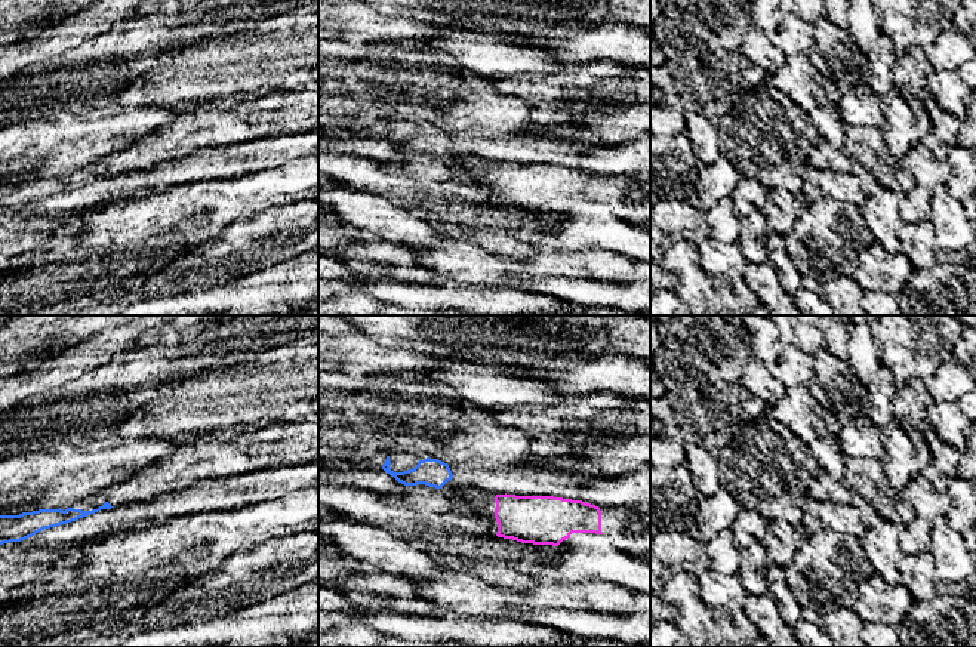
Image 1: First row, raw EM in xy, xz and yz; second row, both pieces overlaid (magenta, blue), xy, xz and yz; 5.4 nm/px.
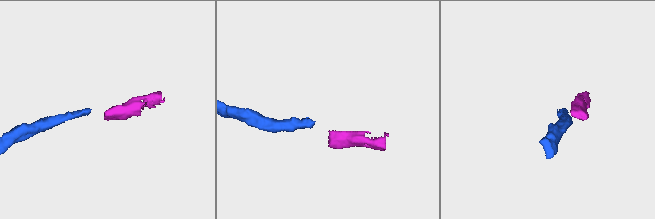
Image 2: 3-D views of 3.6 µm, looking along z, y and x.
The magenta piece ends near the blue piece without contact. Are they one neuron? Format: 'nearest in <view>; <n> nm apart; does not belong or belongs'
nearest in xz; 260 nm apart; does not belong

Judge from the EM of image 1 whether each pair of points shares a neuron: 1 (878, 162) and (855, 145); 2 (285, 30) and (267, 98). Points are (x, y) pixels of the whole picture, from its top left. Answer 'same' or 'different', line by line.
1: same
2: same

